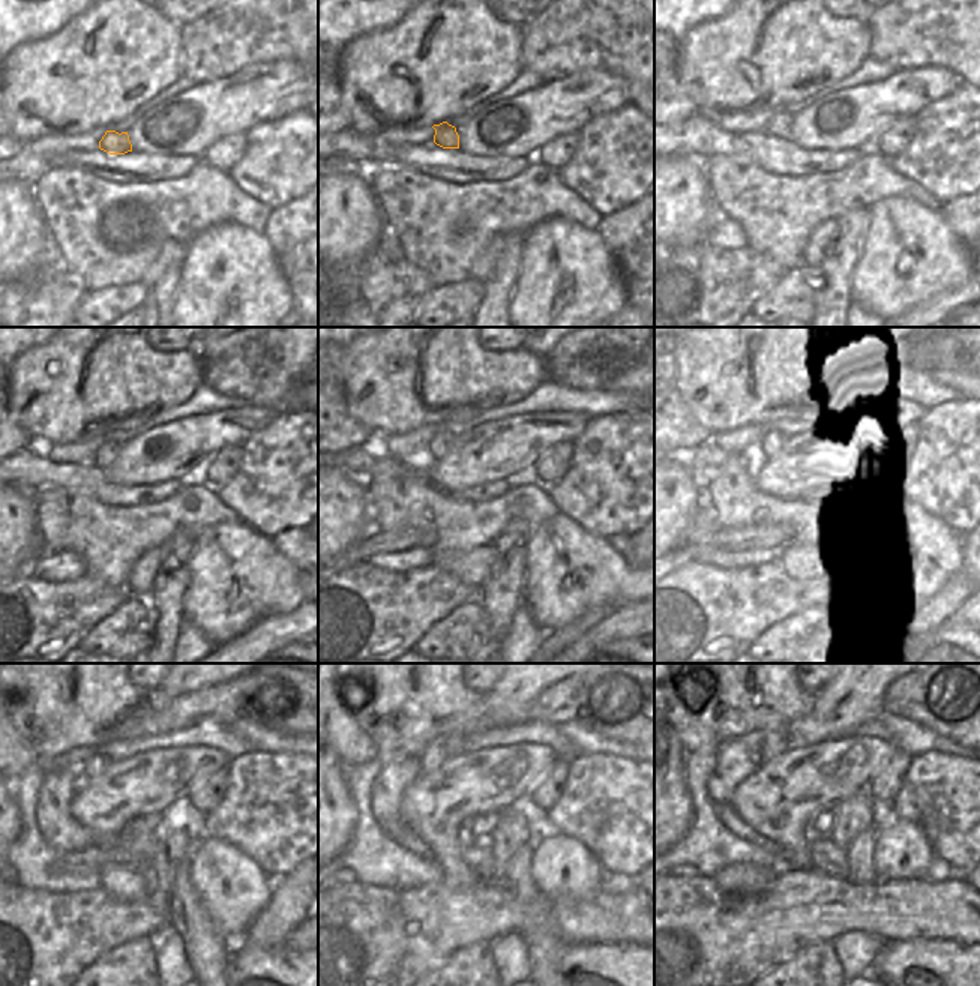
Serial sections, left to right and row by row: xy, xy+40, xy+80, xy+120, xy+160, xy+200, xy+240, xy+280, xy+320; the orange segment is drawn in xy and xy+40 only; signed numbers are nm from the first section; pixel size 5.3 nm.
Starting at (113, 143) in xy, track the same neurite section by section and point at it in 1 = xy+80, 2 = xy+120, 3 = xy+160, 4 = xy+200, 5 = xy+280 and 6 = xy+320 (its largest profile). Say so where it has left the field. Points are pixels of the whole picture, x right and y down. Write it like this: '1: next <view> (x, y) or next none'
1: next xy+80 (779, 125)
2: next xy+120 (107, 458)
3: next xy+160 (438, 434)
4: next xy+200 (772, 434)
5: next xy+280 (435, 754)
6: next xy+320 (775, 743)

